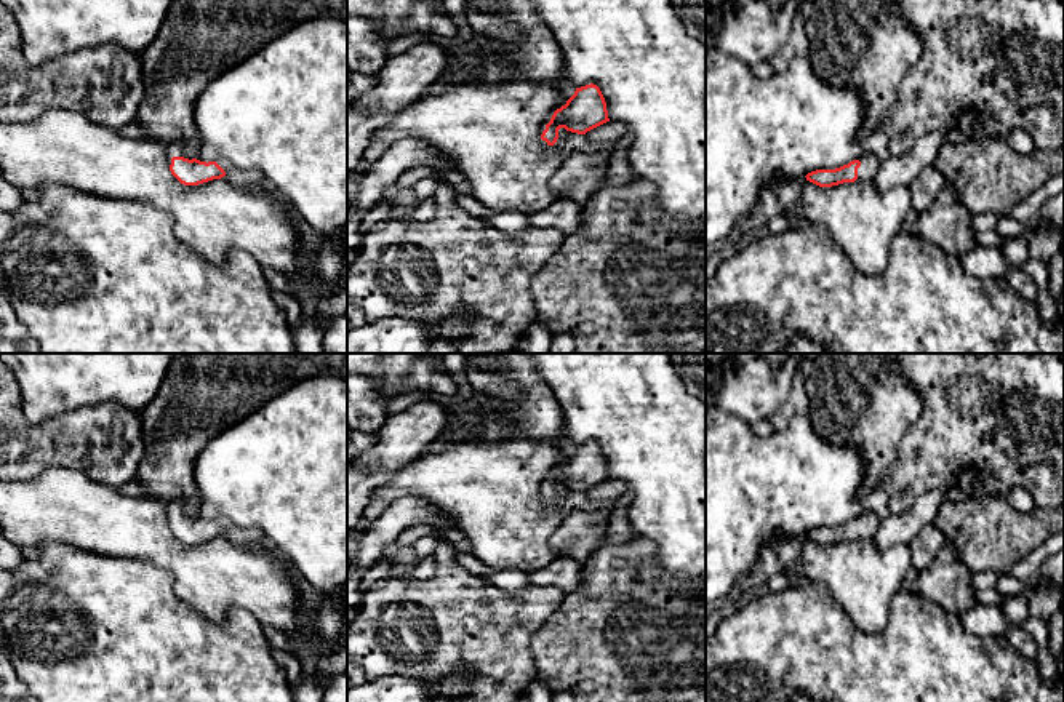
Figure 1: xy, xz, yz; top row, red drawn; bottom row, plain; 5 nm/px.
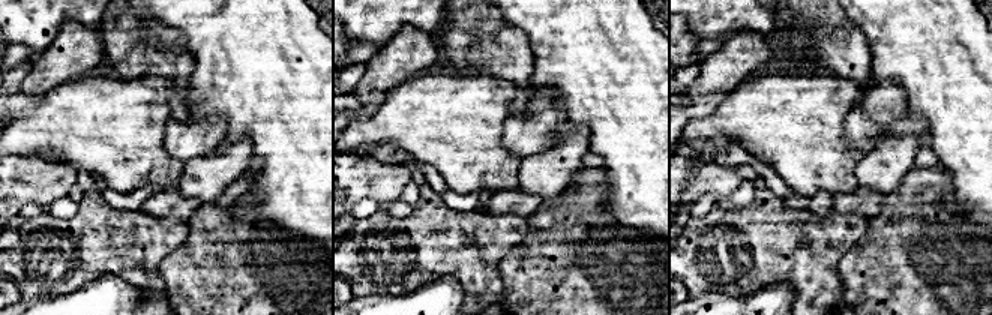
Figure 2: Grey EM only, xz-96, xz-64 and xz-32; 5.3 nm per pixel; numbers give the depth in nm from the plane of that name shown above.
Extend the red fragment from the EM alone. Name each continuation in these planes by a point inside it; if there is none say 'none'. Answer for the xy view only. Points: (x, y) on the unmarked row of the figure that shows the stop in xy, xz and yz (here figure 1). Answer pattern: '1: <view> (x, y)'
1: xy (175, 507)

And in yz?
1: yz (869, 522)

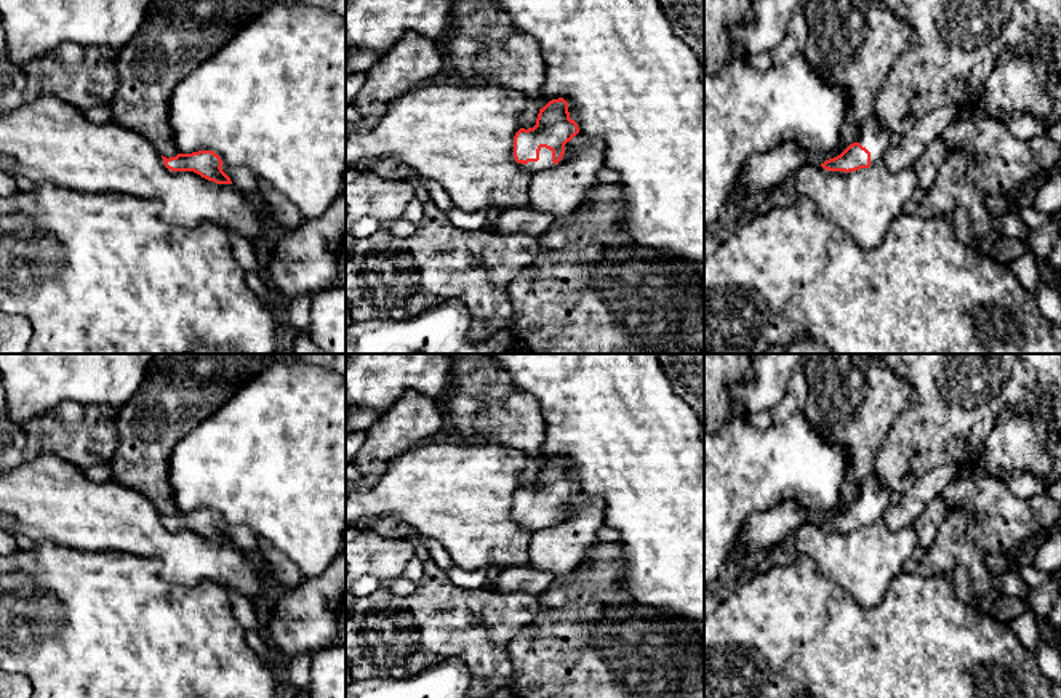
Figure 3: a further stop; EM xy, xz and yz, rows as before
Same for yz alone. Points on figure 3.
1: yz (872, 493)

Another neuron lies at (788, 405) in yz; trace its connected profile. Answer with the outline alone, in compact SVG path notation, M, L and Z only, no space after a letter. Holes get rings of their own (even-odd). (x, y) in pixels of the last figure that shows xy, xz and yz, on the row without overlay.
M797 367L784 399L770 411L773 423L784 423L797 408L803 410L808 397L808 384L803 367Z

